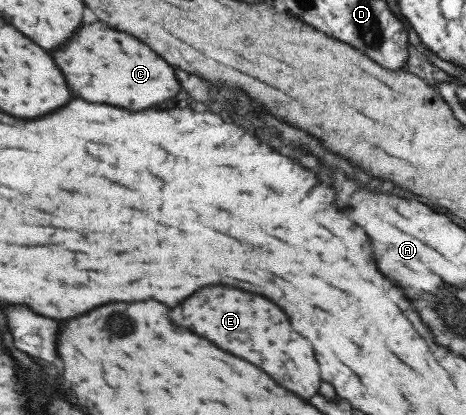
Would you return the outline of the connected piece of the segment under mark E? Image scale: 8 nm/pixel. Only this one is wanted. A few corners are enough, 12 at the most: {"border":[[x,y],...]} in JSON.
{"border":[[205,286],[171,308],[189,328],[309,398],[309,342],[257,294]]}

